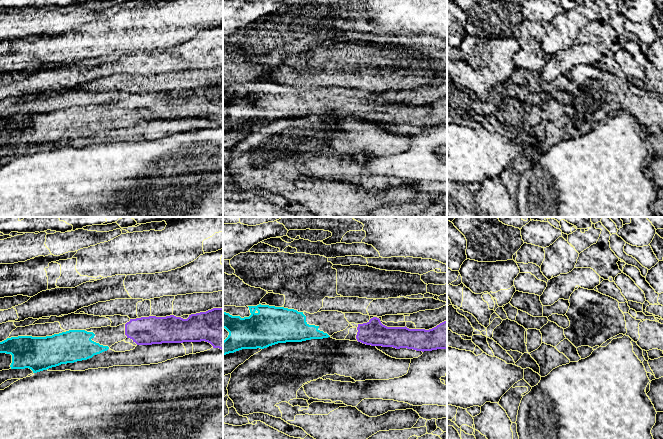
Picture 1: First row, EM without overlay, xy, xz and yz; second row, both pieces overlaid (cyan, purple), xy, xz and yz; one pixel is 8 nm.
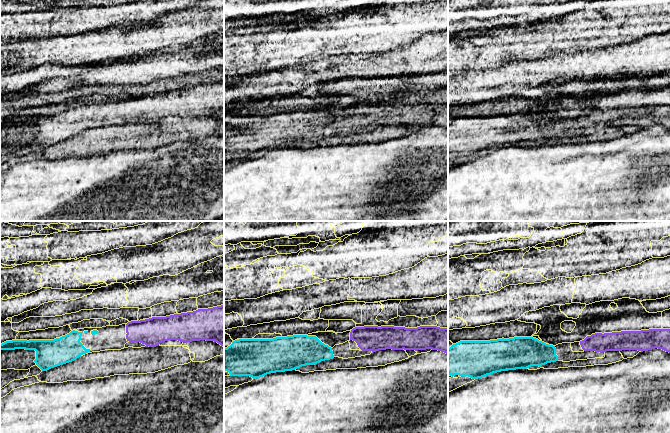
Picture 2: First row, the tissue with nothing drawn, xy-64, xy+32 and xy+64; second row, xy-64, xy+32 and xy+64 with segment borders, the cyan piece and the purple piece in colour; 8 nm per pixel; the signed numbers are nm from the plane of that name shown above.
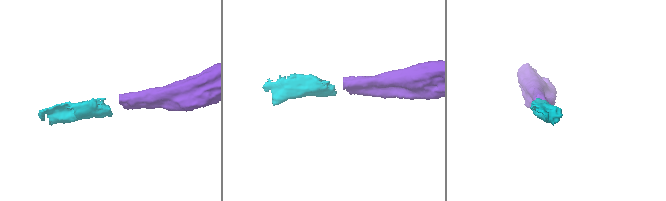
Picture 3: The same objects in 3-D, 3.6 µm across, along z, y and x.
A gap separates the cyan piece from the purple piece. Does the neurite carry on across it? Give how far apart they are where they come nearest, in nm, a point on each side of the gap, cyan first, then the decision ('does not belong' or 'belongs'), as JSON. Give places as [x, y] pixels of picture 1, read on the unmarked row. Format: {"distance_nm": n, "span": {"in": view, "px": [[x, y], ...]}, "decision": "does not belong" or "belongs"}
{"distance_nm": 170, "span": {"in": "xy", "px": [[108, 123], [125, 110]]}, "decision": "belongs"}

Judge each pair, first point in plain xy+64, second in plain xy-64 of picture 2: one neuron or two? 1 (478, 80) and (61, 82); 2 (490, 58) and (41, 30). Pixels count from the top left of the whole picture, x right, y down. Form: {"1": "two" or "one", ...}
{"1": "one", "2": "two"}

